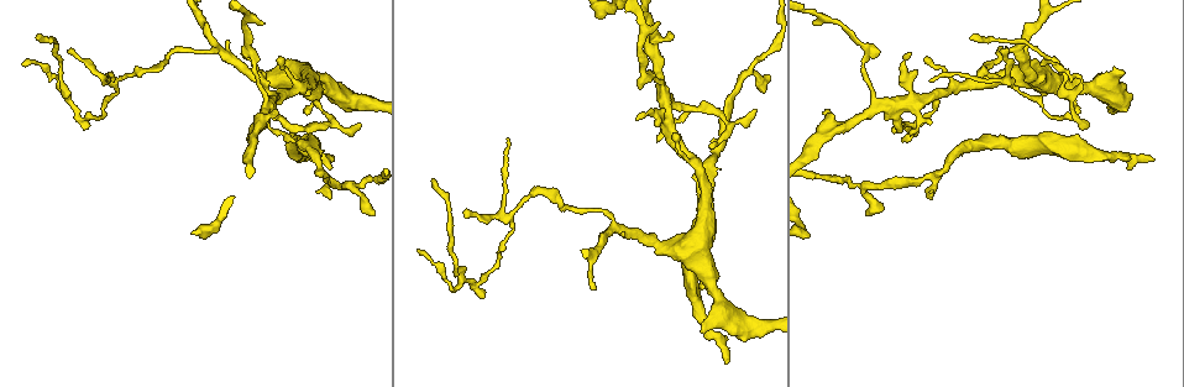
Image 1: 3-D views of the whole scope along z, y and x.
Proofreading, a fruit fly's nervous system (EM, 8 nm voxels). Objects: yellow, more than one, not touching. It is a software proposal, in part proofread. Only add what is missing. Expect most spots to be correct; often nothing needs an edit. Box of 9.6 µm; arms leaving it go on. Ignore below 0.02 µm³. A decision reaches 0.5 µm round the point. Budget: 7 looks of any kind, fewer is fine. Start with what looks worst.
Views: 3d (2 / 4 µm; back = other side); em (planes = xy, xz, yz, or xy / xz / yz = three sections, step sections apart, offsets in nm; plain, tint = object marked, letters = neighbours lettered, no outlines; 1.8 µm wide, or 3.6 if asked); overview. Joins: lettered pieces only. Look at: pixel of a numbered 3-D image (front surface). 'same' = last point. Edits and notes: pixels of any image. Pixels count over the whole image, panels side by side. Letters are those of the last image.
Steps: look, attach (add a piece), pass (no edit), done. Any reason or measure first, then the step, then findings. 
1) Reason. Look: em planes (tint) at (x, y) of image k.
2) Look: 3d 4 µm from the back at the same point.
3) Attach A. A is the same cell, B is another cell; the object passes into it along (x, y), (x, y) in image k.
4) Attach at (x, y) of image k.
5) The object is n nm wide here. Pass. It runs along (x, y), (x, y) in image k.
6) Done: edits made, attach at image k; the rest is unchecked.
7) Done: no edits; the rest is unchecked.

Abrupt turn. Look: em planes (letters) at (475, 284) of image 1.

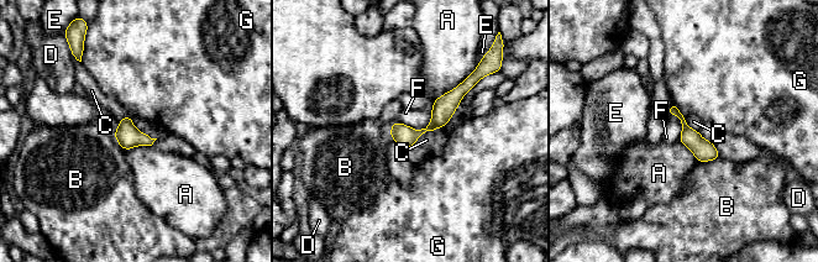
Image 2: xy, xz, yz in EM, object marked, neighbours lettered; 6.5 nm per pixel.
The longest contact is with A, 360 nm. Pass. A, B, C, D, E, F and G are other cells; it runs along (467, 87), (429, 127), (393, 134) in image 2; no lettered piece goes on from it.

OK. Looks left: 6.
An open end. Look: em yz step 8 (tint) at (329, 197) of image 1.

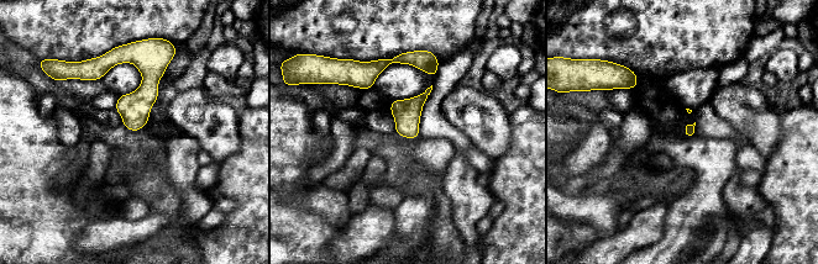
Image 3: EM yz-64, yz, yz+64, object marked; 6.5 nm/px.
Cut it another way. Look: em planes (letters) at the same point.

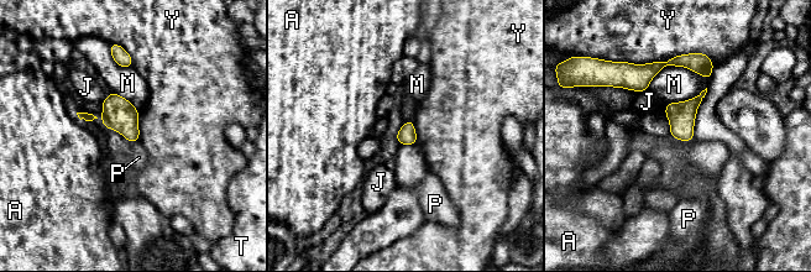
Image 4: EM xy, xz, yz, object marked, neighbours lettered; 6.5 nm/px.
Pass. A, J, M, P, T and Y are other cells; a border runs along (137, 140), (132, 144) in image 4; no lettered piece goes on from it.

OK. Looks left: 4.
Branch stops here. Look: em xz step 16 (letters) at (1125, 73) of image 1.

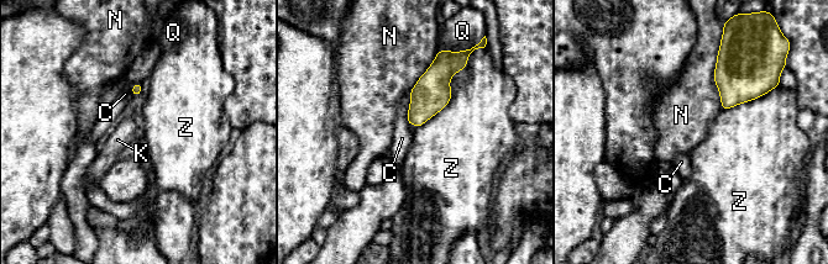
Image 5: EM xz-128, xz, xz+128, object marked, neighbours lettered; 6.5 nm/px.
Another direction. Look: em planes (letters) at the same point.

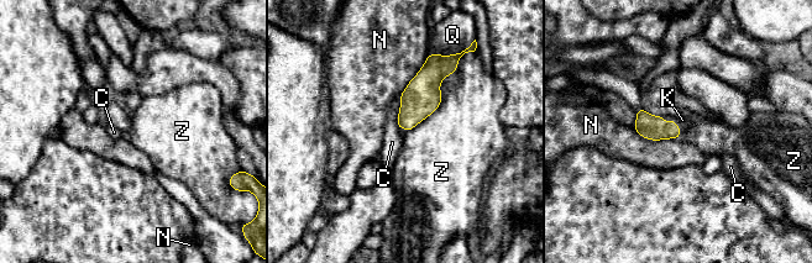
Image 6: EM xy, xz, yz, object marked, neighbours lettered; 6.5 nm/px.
Attach K. K is the same cell, C, N, Q and Z are other cells; the object passes into it along (651, 127), (672, 120), (682, 120) in image 6; it goes on there.

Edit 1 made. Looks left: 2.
Done: edits made, attach at image 6; the rest is unchecked.

